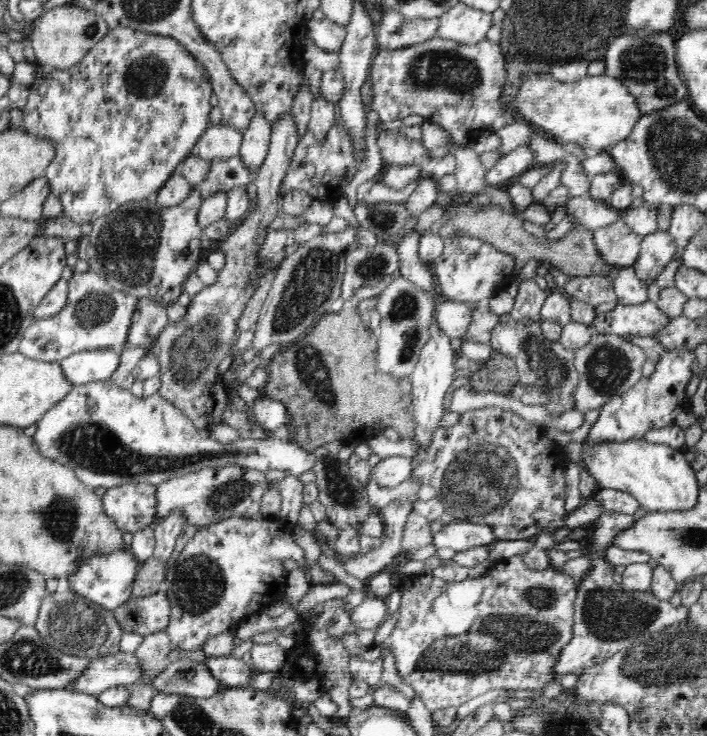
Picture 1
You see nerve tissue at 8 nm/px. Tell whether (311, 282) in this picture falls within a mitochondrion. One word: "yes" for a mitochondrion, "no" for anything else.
yes

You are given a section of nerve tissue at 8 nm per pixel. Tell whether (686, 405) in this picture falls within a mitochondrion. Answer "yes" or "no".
no

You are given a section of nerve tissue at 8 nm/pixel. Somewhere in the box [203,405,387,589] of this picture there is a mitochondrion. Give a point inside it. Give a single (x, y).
(338, 486)

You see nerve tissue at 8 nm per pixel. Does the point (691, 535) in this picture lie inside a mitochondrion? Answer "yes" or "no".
yes

